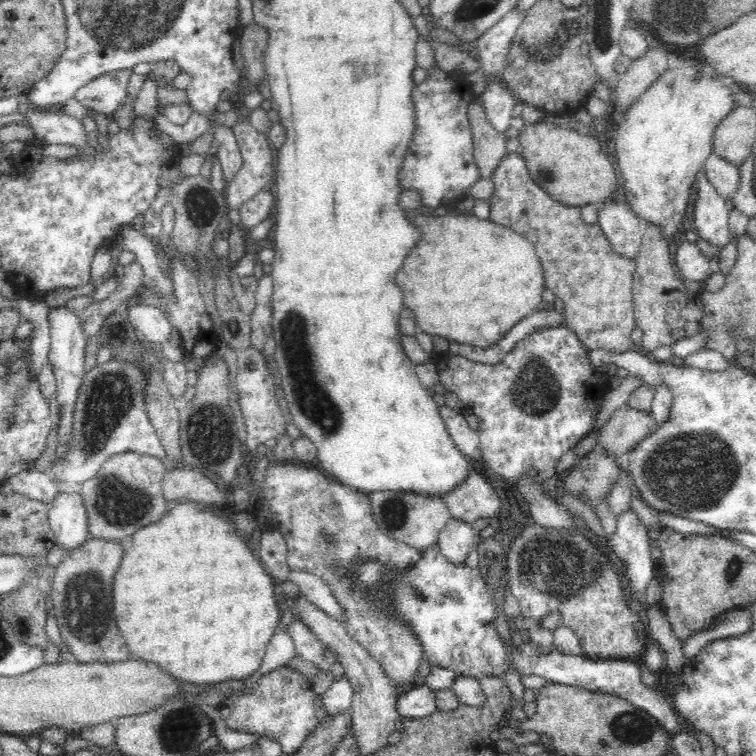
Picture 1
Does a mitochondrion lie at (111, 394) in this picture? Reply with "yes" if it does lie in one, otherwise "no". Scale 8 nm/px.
yes

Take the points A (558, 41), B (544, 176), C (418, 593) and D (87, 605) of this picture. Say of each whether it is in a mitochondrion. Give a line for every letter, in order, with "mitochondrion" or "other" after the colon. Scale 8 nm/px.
A: mitochondrion
B: mitochondrion
C: mitochondrion
D: mitochondrion

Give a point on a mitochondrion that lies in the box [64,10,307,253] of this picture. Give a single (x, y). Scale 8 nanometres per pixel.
(202, 207)

